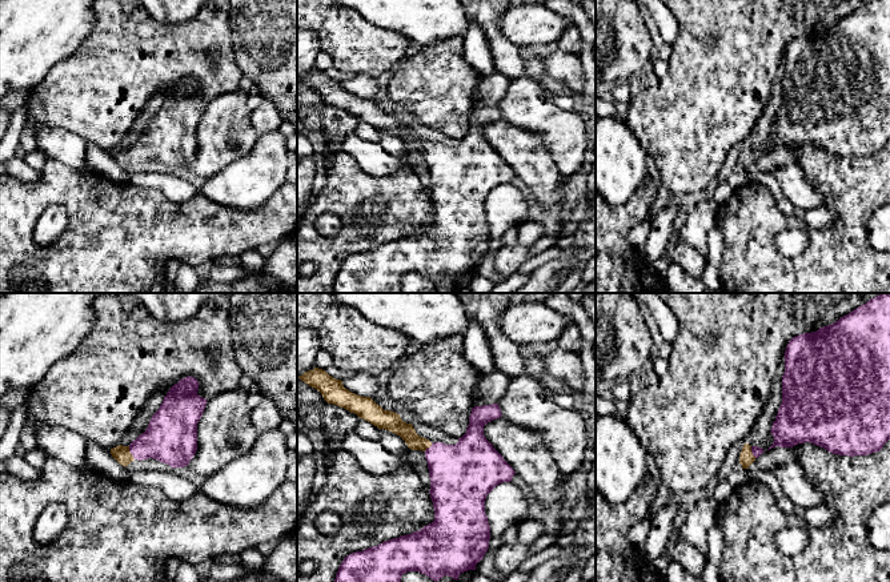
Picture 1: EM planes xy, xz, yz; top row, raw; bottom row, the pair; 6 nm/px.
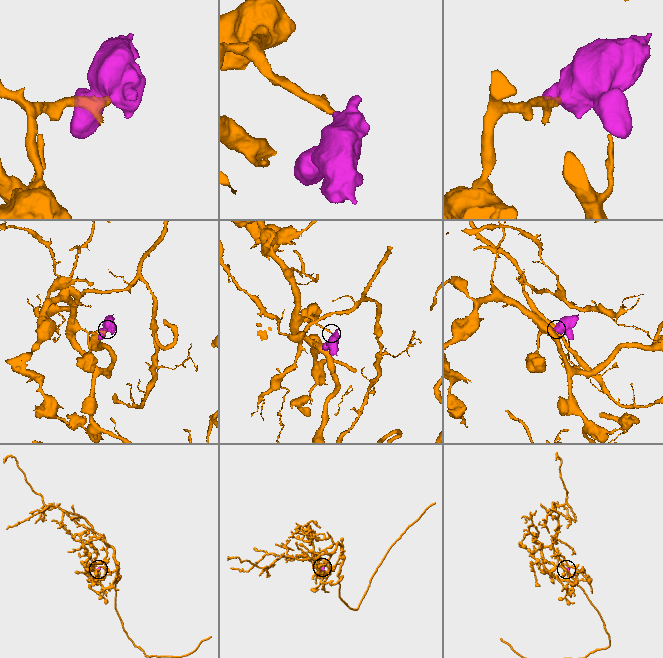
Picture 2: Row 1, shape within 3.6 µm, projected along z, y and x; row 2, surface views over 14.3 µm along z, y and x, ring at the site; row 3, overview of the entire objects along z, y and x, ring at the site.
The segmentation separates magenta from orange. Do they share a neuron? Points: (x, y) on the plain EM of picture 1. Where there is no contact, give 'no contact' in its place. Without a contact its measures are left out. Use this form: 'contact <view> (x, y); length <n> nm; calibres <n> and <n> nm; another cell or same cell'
contact xy (131, 155); length 90 nm; calibres 300 and 100 nm; same cell

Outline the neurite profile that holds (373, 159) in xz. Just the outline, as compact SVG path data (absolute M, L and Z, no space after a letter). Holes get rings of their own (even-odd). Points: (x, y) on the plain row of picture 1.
M352 133L342 140L342 152L357 160L361 169L372 177L392 176L401 168L401 158L388 153L380 144L364 141Z

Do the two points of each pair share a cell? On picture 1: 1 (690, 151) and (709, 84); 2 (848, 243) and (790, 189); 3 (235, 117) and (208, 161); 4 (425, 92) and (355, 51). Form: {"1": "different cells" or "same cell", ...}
{"1": "same cell", "2": "different cells", "3": "same cell", "4": "same cell"}

